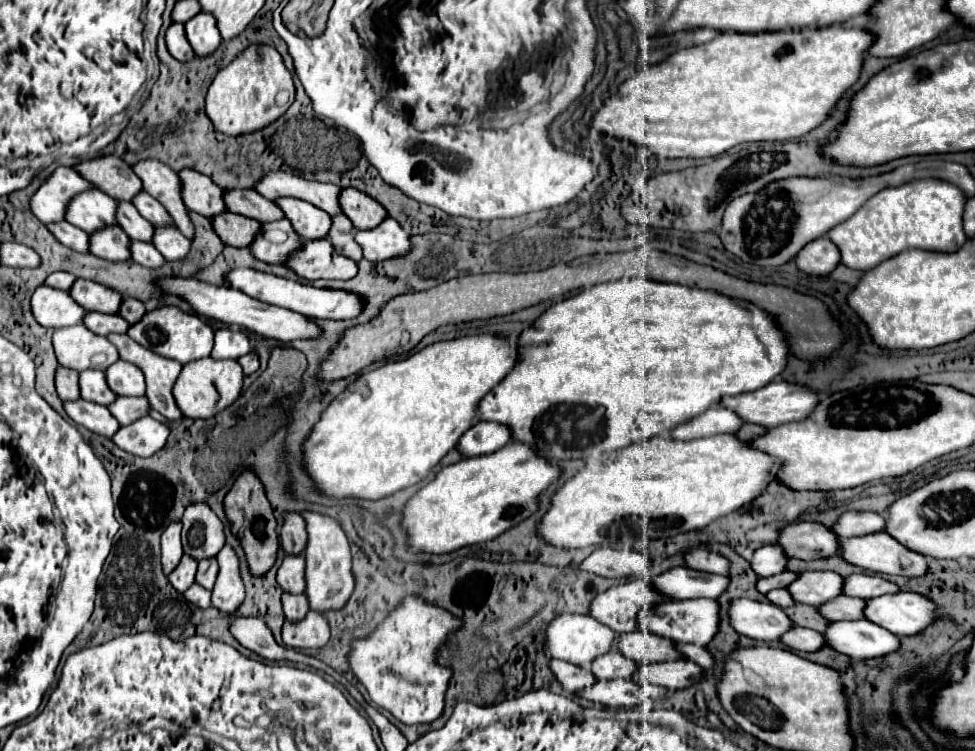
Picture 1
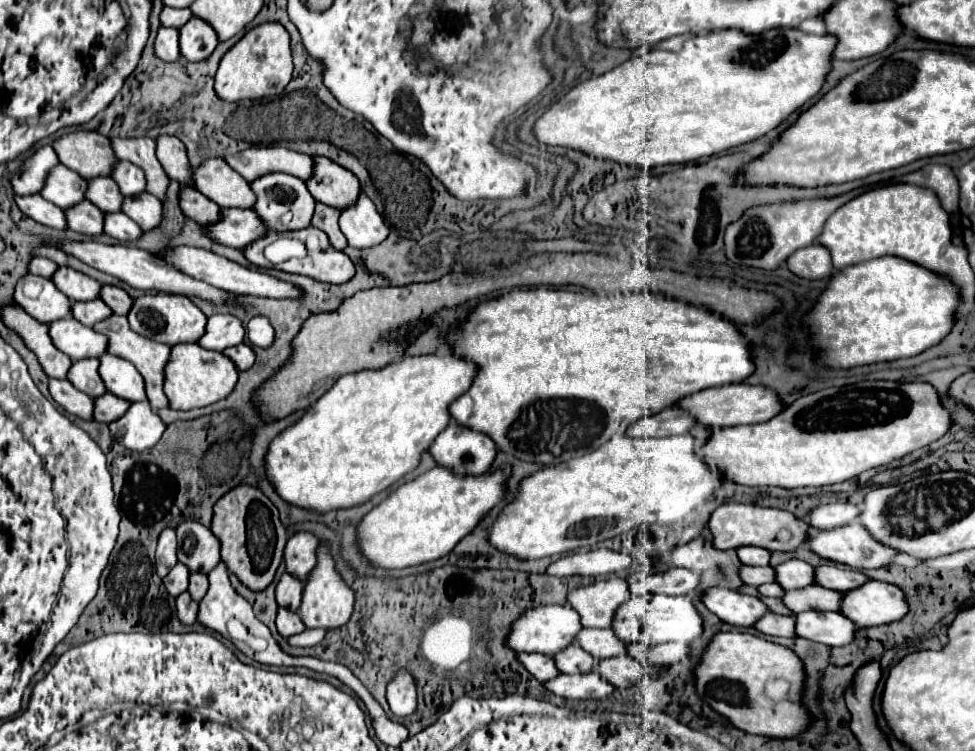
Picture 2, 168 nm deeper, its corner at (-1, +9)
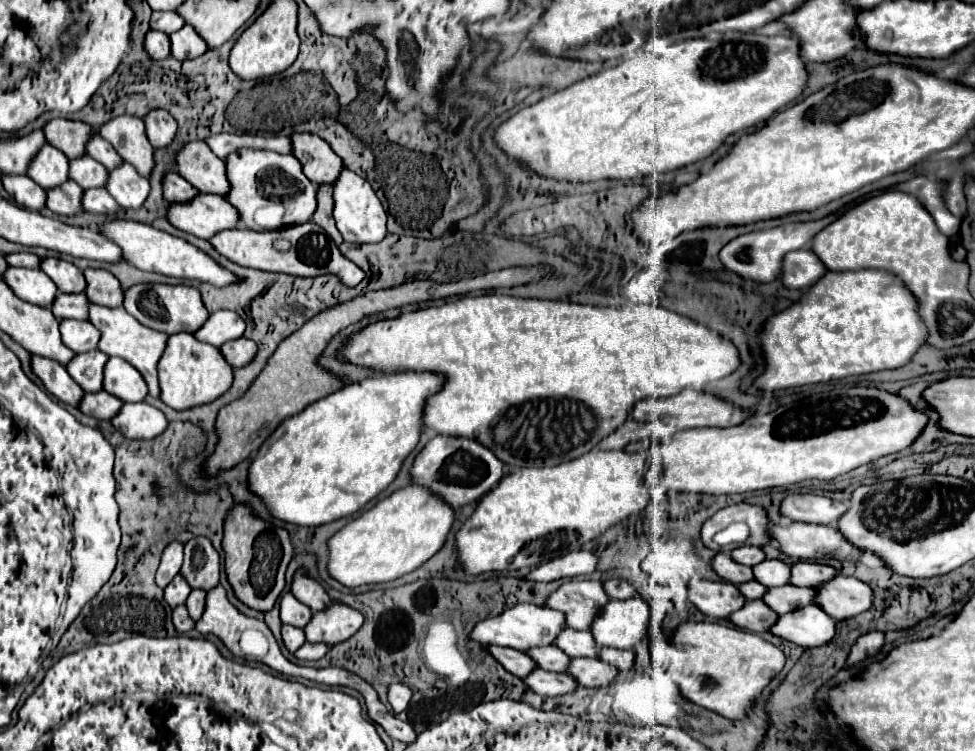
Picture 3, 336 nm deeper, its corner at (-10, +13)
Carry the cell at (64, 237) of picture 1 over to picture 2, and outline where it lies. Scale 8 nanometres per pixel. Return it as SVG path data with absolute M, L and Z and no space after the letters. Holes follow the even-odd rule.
M38 193L34 195L16 195L16 205L20 207L20 211L28 217L32 217L34 221L54 227L54 229L66 229L66 221L64 221L64 211L56 209L56 205L44 201L44 197L40 197Z

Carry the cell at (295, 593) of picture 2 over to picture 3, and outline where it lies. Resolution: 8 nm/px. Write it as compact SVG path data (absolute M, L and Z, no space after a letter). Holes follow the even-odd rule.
M287 591L281 599L281 621L287 625L295 625L295 627L305 627L311 619L313 611L305 605L301 605L297 601L297 597L293 597L291 591Z

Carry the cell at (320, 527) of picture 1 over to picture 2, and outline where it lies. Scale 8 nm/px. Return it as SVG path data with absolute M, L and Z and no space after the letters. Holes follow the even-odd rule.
M318 547L318 565L314 569L312 581L304 585L304 595L302 595L302 605L298 609L302 623L306 629L338 629L348 623L350 615L354 609L354 597L350 587L340 579L340 575L334 569L334 559L328 555L326 547Z

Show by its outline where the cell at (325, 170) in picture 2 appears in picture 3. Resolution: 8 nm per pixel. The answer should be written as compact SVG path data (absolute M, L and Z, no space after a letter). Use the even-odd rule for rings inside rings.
M297 133L291 135L291 141L293 155L301 161L307 179L311 179L315 185L333 185L333 181L337 181L337 173L341 173L343 161L321 137Z

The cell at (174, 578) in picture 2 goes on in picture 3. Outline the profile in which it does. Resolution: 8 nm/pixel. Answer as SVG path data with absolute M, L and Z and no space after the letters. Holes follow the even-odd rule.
M177 573L177 577L165 587L165 601L171 607L177 607L187 601L189 593L191 593L191 589L189 589L189 585L185 585L185 577L181 577L181 573Z

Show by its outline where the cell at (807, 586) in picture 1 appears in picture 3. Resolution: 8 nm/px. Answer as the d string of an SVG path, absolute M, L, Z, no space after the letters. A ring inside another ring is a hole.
M767 559L753 567L755 571L755 581L763 583L765 587L779 587L789 583L789 569L791 563L785 563L781 559Z

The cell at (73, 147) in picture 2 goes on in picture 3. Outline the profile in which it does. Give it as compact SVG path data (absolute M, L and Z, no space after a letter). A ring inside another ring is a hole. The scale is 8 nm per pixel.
M53 119L43 129L45 139L63 151L69 159L87 155L85 145L89 143L89 137L93 137L97 131L83 123L83 121L69 121L69 119Z

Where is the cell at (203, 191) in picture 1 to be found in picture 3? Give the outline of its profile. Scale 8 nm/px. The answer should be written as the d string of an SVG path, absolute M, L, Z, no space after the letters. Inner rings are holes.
M163 109L151 111L145 117L145 127L147 127L149 143L155 149L167 147L173 141L173 137L177 135L177 121L167 111L163 111Z

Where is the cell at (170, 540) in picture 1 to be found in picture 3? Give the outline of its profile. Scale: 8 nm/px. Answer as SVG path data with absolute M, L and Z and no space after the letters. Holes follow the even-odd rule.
M171 541L171 543L165 547L165 551L163 551L161 565L159 565L159 569L157 569L155 581L157 581L159 587L165 589L165 587L173 581L173 577L175 577L175 575L179 573L179 569L181 569L181 561L183 561L183 543Z

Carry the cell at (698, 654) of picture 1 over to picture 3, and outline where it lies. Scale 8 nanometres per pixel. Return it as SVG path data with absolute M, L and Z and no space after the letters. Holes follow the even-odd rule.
M601 649L599 659L609 661L617 669L631 669L635 665L635 651L625 649Z

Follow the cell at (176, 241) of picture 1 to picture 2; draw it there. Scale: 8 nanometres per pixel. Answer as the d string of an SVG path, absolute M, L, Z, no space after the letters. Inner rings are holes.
M138 193L132 197L124 197L122 213L126 213L132 221L140 225L140 229L148 231L162 221L162 203L160 199L152 197L150 193Z

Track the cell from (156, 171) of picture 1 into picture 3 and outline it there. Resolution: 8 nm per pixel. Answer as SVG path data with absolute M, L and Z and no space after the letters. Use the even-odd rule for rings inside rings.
M121 115L99 127L99 135L109 141L115 151L131 163L137 173L149 177L155 169L155 149L149 145L143 119Z

